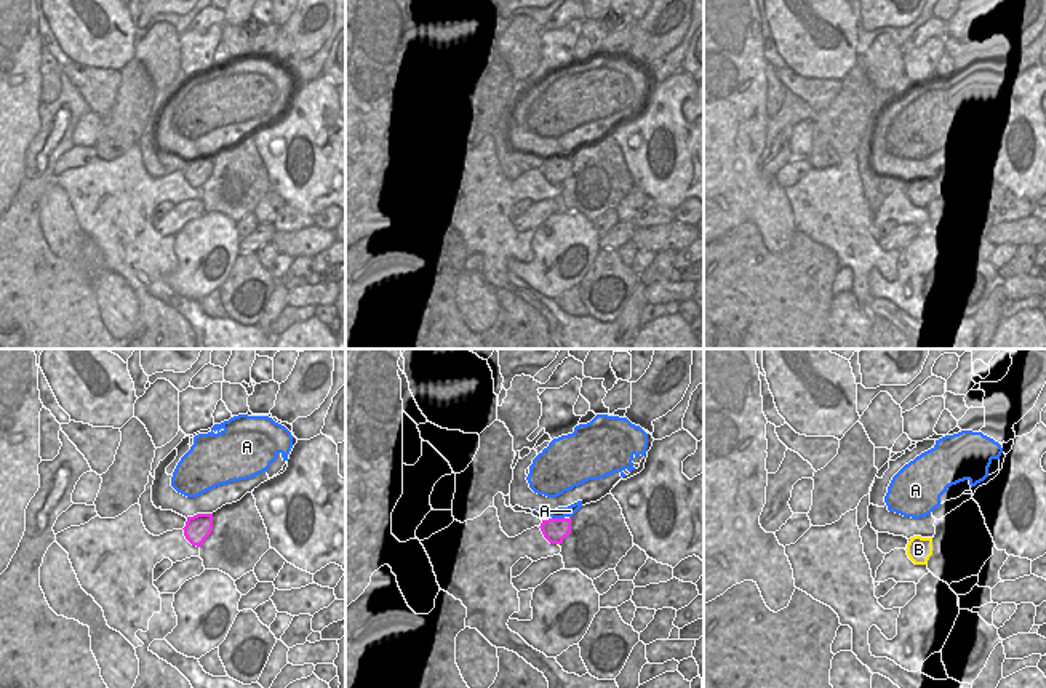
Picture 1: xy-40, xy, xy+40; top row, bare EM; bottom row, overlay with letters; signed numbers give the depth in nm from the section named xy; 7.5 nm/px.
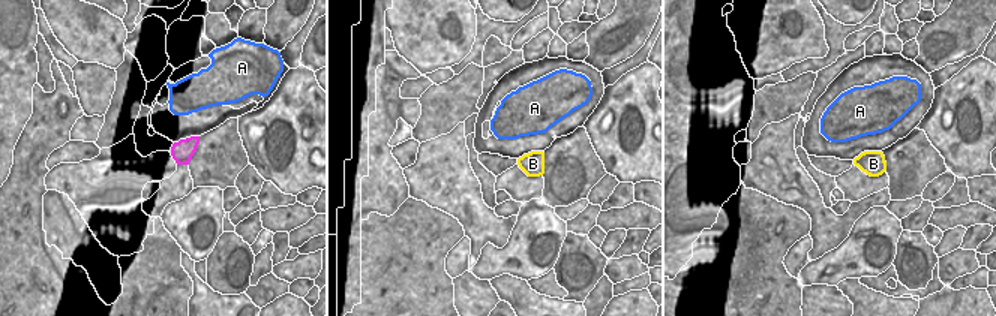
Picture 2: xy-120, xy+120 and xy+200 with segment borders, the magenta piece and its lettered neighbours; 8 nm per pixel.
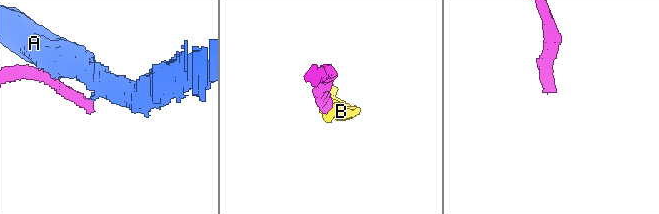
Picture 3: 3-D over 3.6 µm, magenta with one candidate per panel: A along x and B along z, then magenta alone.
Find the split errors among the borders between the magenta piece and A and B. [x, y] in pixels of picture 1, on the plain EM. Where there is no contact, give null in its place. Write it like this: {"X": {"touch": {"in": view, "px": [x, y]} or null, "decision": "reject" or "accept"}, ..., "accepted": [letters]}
{"A": {"touch": {"in": "xy", "px": [558, 160]}, "decision": "reject"}, "B": {"touch": null, "decision": "accept"}, "accepted": ["B"]}

